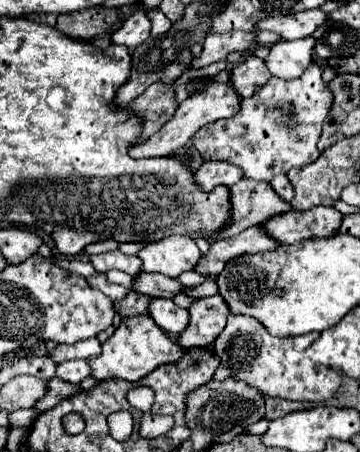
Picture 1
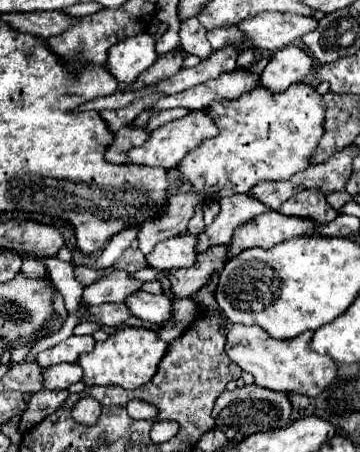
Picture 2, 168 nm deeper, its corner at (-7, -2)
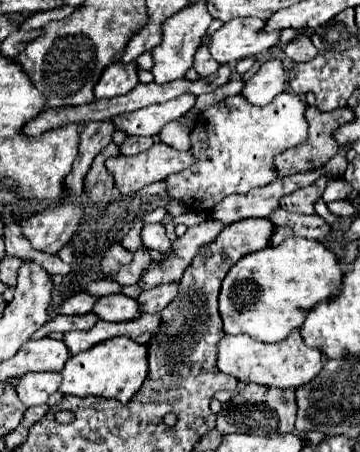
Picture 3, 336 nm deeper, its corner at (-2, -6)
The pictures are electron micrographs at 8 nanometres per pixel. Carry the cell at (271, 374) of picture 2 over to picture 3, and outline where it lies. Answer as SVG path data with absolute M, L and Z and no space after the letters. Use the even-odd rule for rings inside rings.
M295 329L285 341L281 343L261 343L249 335L225 335L219 343L219 357L217 357L219 371L233 375L243 383L257 383L265 387L279 387L279 389L297 389L307 385L315 379L323 369L323 355L311 347L307 347Z

